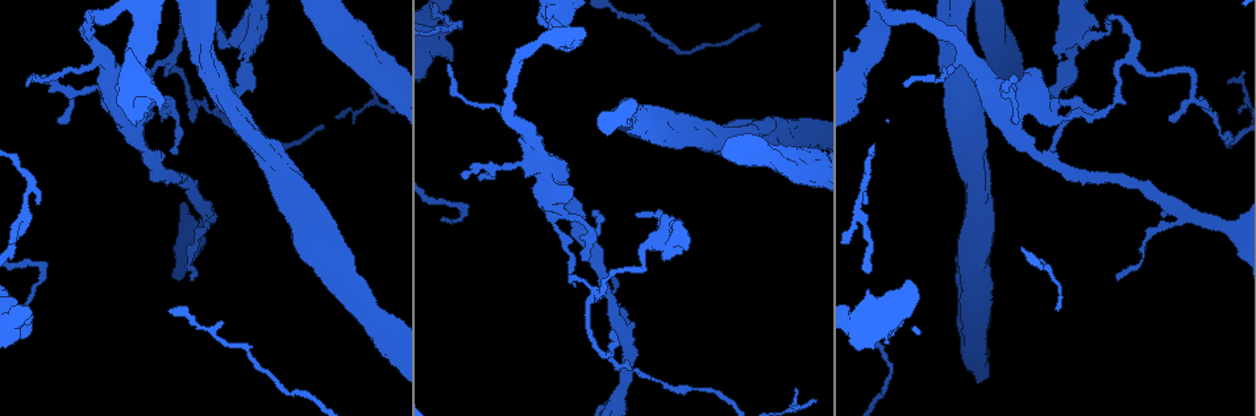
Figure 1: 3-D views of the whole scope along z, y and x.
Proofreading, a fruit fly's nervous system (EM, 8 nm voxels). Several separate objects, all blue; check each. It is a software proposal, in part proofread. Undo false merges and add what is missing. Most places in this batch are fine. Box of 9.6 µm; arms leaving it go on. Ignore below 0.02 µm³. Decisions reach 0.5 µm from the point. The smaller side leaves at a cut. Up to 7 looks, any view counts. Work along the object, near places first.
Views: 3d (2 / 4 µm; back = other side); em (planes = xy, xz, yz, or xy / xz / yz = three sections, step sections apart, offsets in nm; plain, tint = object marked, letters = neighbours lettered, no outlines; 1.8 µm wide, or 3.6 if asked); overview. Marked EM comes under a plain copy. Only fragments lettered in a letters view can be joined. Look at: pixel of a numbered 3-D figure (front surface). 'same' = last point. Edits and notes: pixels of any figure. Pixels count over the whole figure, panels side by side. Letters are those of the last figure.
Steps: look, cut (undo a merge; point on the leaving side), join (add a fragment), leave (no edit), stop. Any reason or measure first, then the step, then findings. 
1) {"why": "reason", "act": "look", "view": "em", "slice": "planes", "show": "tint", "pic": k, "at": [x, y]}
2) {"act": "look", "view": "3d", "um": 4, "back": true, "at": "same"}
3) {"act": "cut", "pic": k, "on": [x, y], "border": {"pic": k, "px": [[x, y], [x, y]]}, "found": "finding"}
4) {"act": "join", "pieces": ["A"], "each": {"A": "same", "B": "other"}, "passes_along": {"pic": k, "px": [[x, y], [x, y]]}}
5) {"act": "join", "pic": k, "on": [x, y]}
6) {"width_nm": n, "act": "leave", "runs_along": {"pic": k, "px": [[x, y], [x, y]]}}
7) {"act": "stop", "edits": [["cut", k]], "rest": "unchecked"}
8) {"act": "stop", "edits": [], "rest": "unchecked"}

{"why": "thick end", "act": "look", "view": "em", "slice": "planes", "show": "letters", "pic": 1, "at": [452, 32]}

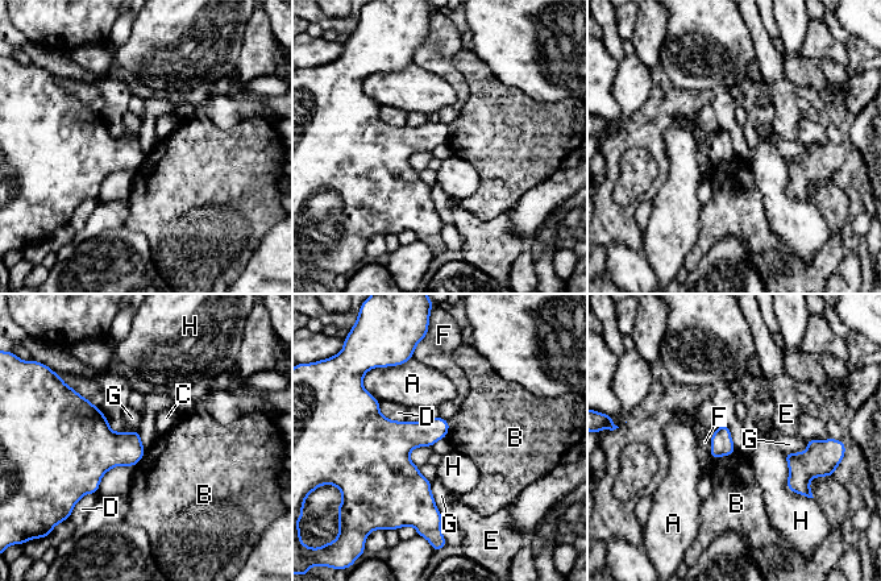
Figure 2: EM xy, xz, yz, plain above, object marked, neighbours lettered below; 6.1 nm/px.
{"act": "leave", "each": {"A": "other", "B": "other", "C": "other", "D": "other", "E": "other", "F": "other", "G": "other", "H": "other"}, "border": {"pic": 2, "px": [[735, 451], [713, 460]]}, "found": "no lettered fragment goes on from it"}

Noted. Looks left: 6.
{"why": "tapers out", "act": "look", "view": "em", "slice": "planes", "show": "letters", "pic": 1, "at": [864, 201]}

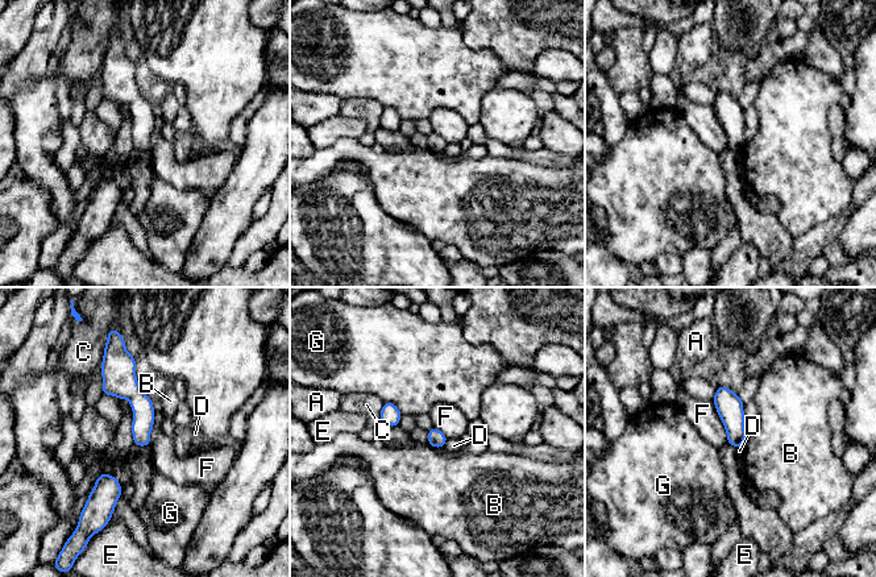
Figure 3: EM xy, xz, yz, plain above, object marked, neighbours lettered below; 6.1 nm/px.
{"act": "leave", "each": {"A": "other", "B": "other", "C": "other", "D": "other", "E": "other", "F": "other", "G": "other"}, "border": {"pic": 3, "px": [[711, 401], [723, 424], [727, 441]]}, "found": "none of them fits"}

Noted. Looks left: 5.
{"why": "sudden change in width", "act": "look", "view": "3d", "um": 4, "pic": 1, "at": [143, 61]}

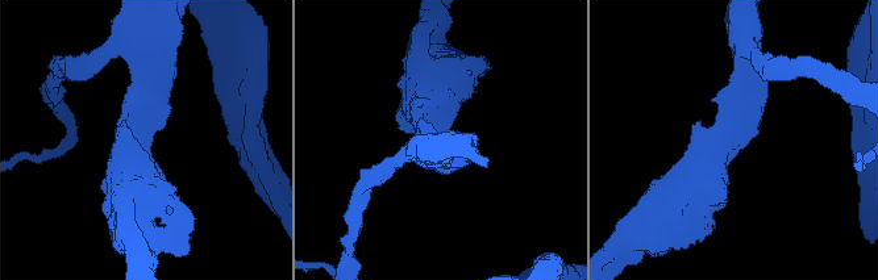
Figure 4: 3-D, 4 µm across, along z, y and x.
{"arm_widths_nm": [420, 650], "act": "look", "view": "em", "um": 3.6, "slice": "planes", "show": "tint", "pic": 4, "at": [731, 145]}

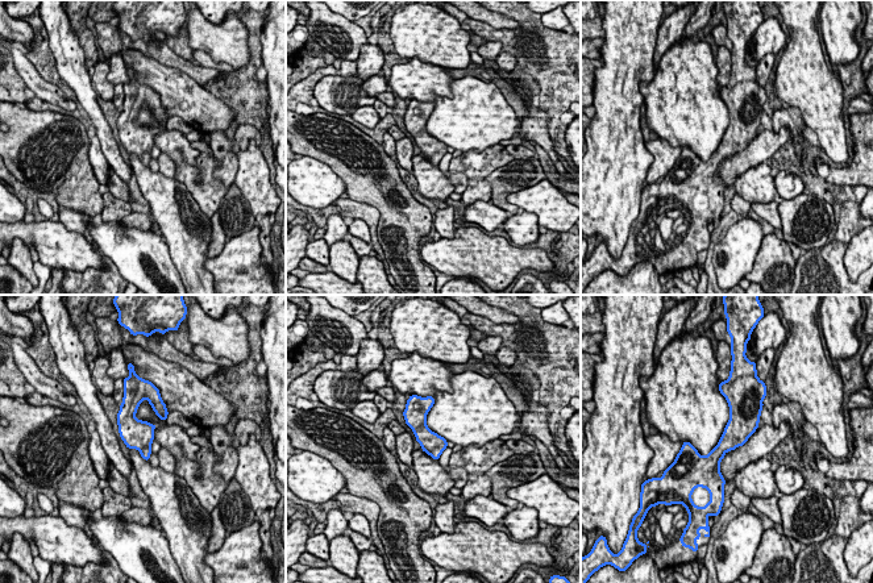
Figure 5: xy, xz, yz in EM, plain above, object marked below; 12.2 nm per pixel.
{"why": "see the neighbours", "act": "look", "view": "em", "um": 3.6, "slice": "planes", "show": "letters", "at": "same"}

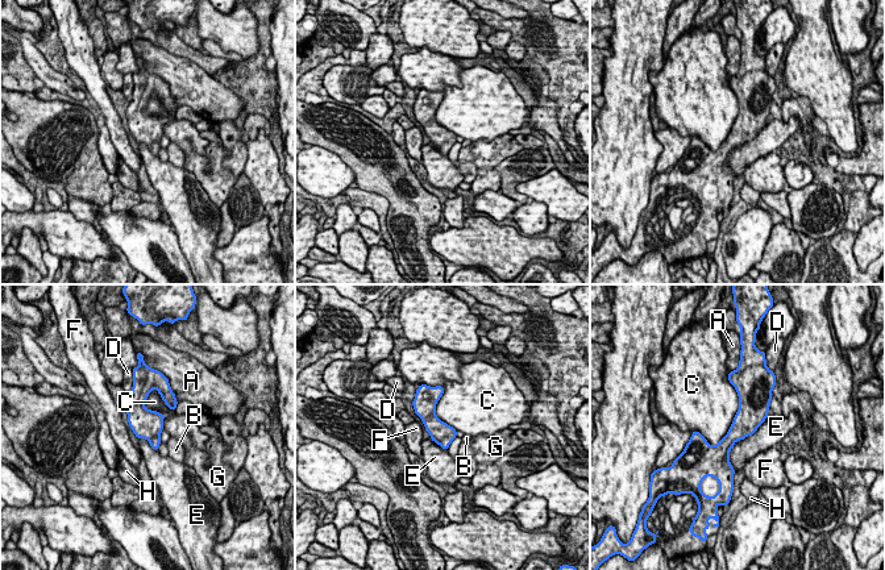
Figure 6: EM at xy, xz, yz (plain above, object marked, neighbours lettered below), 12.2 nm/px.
{"act": "leave", "each": {"A": "other", "B": "other", "C": "other", "D": "other", "E": "other", "F": "other", "G": "other", "H": "other"}, "border": {"pic": 6, "px": [[768, 416], [734, 444], [734, 470]]}, "found": "continuous, no second neuron"}

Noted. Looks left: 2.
{"act": "stop", "edits": [], "rest": "unchecked"}

